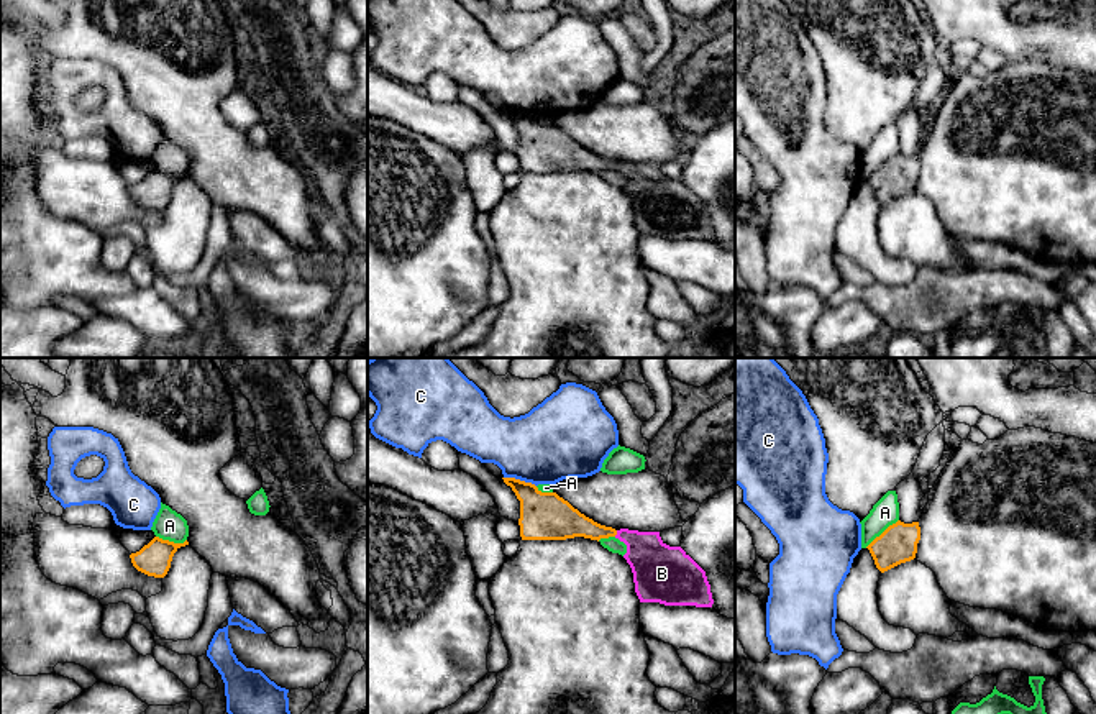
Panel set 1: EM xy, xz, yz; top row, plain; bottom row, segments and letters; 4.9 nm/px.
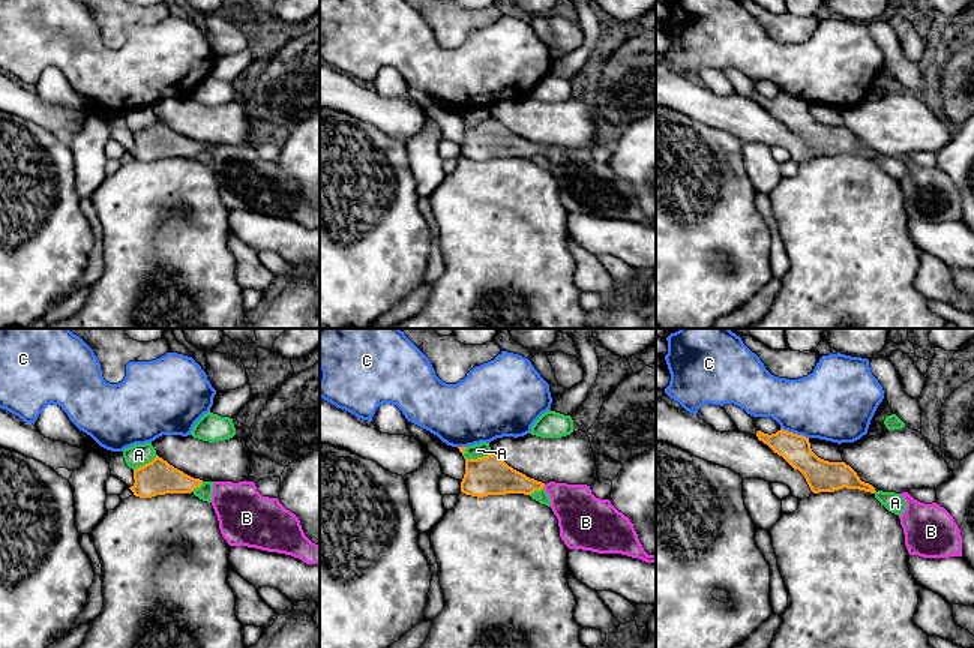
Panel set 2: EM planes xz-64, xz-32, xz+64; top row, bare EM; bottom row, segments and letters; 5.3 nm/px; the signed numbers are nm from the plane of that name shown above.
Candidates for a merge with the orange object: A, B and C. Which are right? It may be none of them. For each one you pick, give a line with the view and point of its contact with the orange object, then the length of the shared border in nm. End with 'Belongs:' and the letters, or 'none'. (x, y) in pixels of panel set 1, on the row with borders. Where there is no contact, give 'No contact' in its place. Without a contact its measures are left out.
B: Touches orange at xz (616, 534). Shared border 40 nm
Belongs: B

